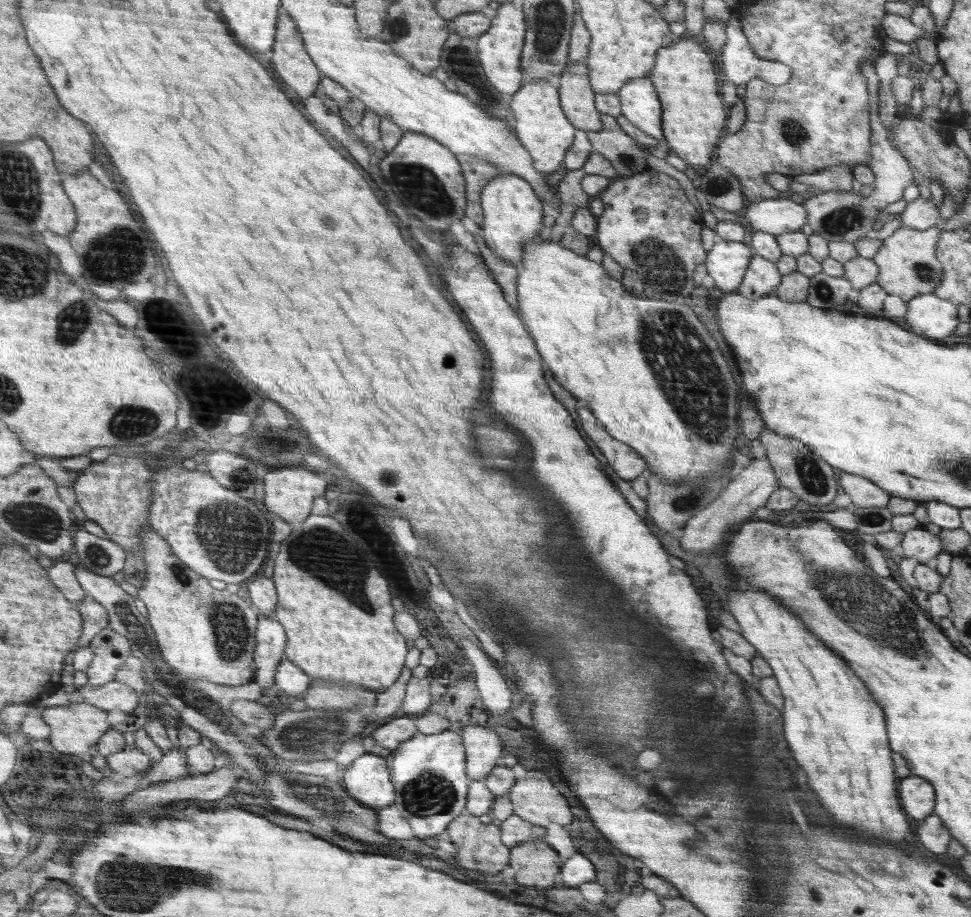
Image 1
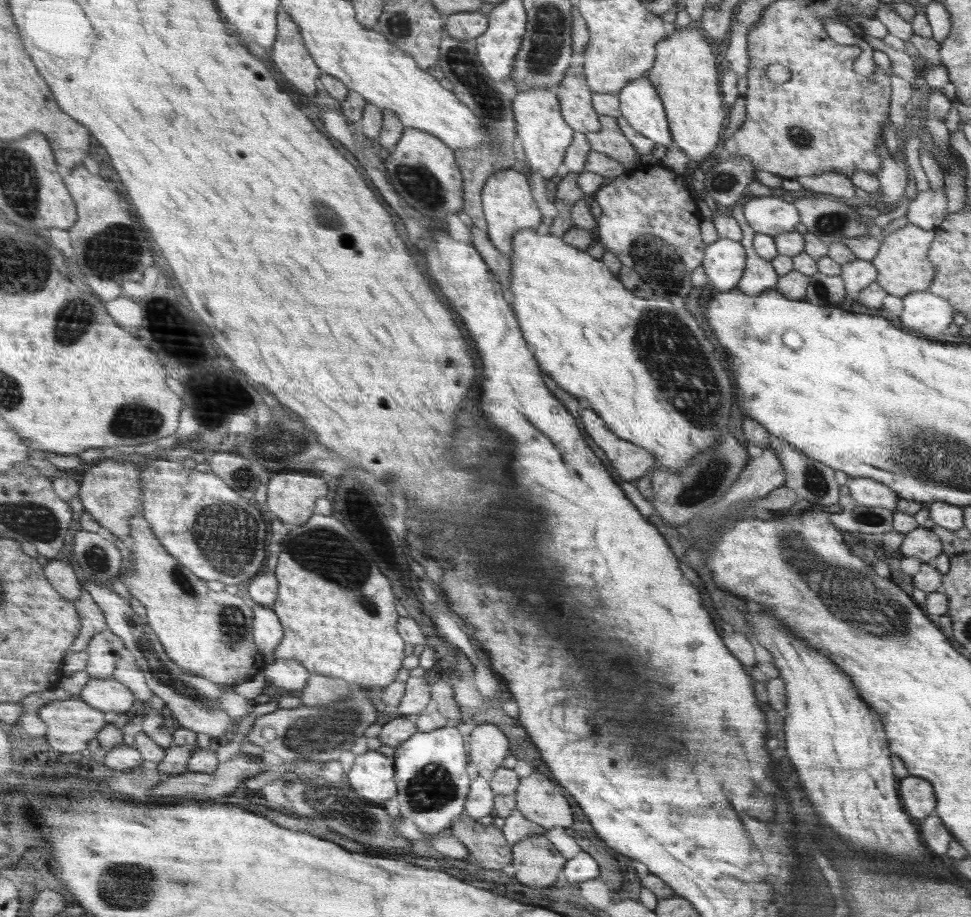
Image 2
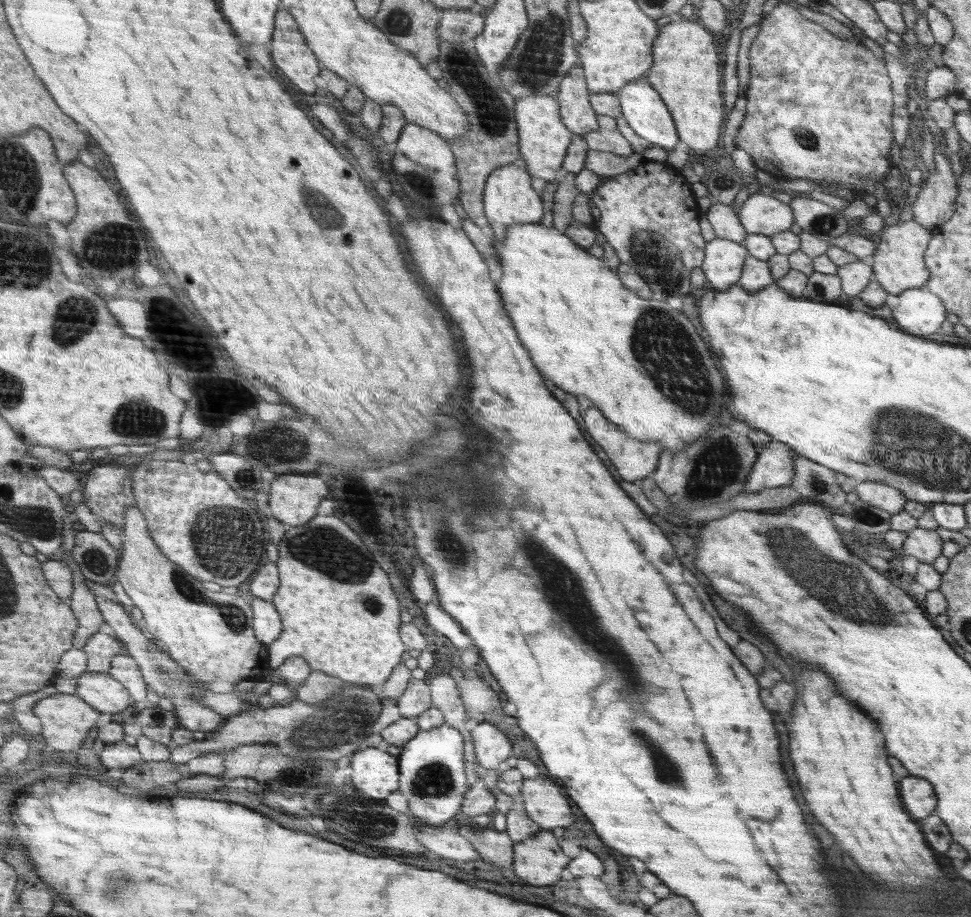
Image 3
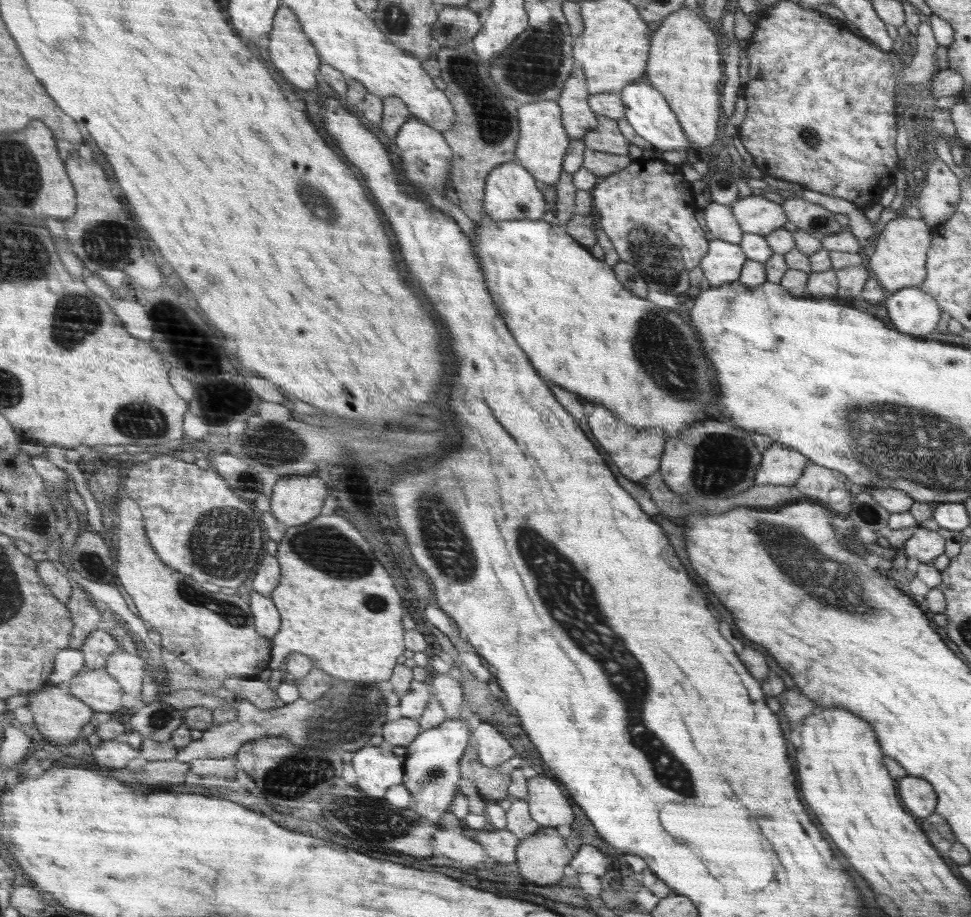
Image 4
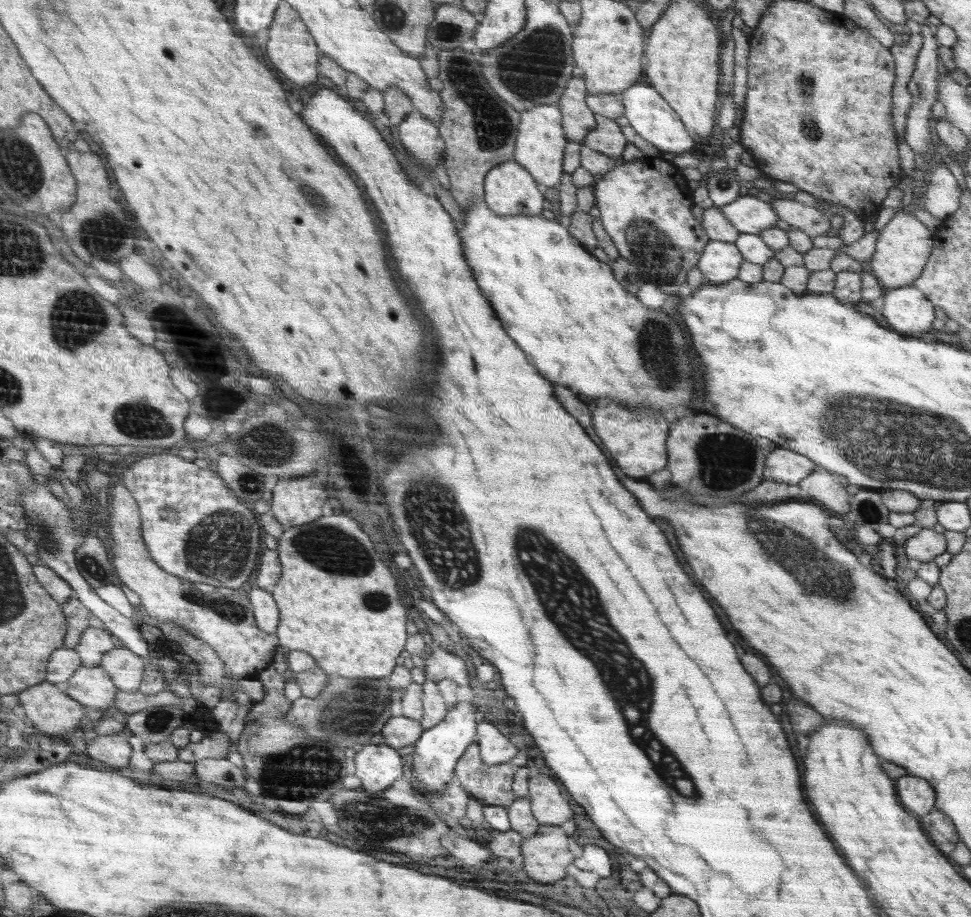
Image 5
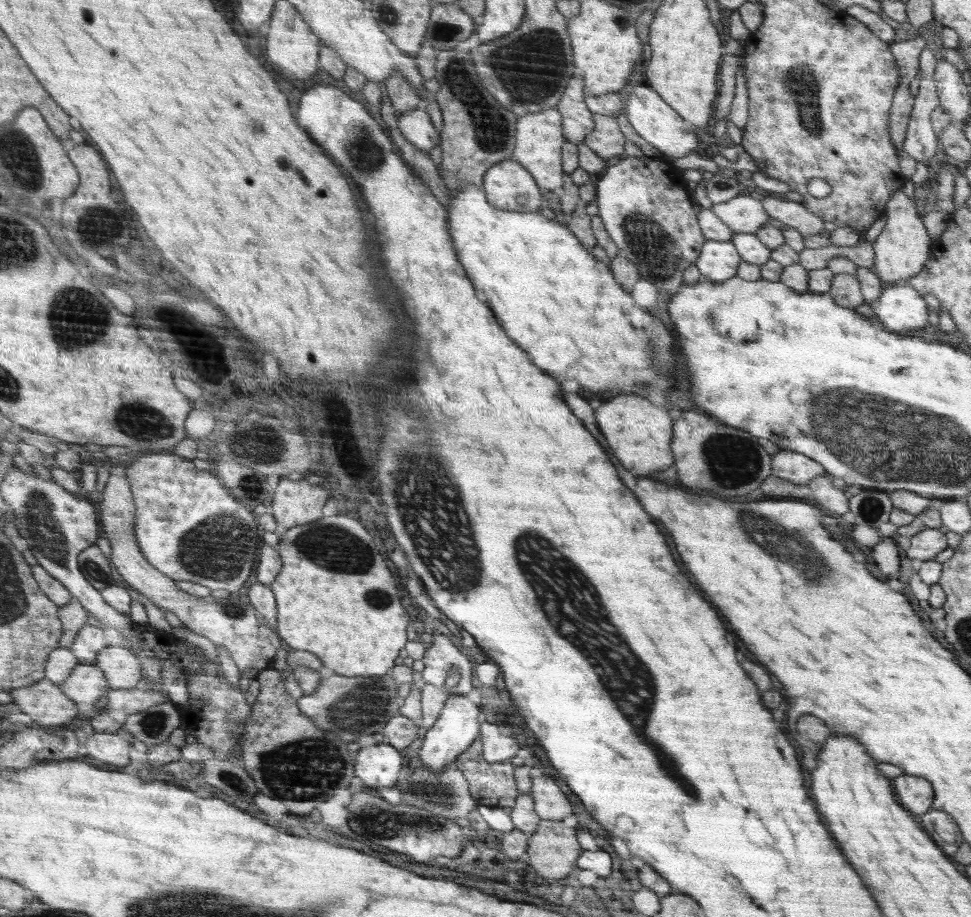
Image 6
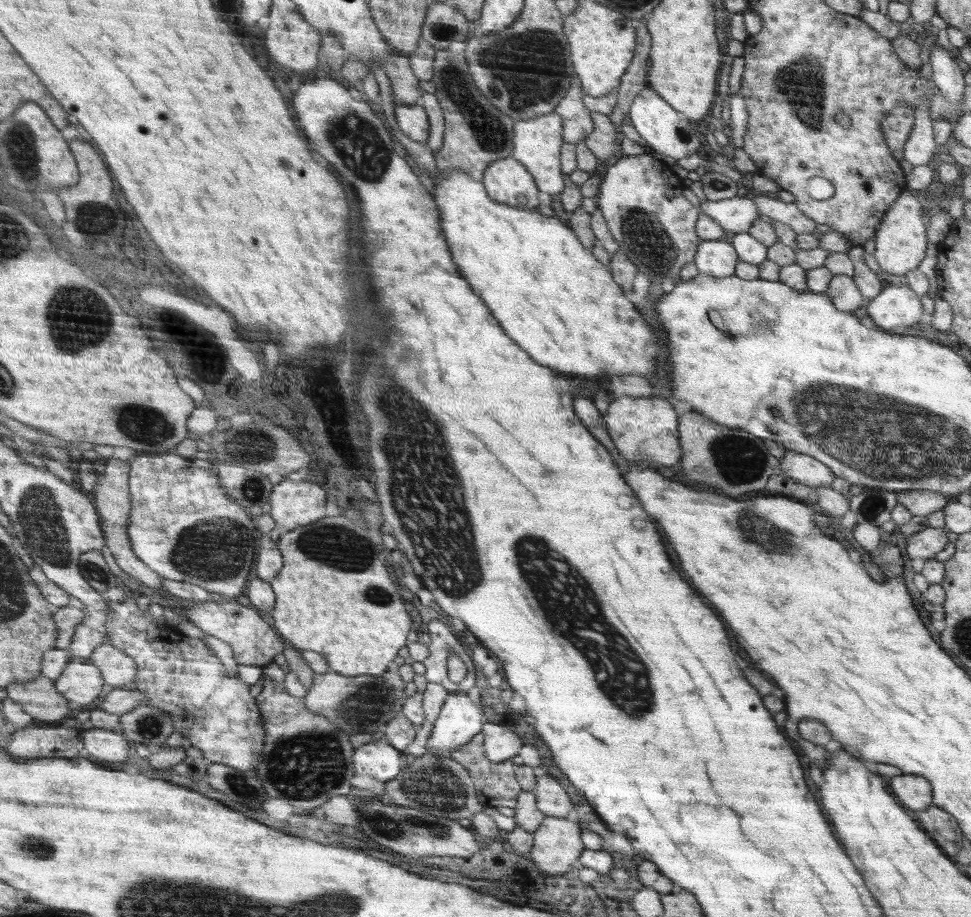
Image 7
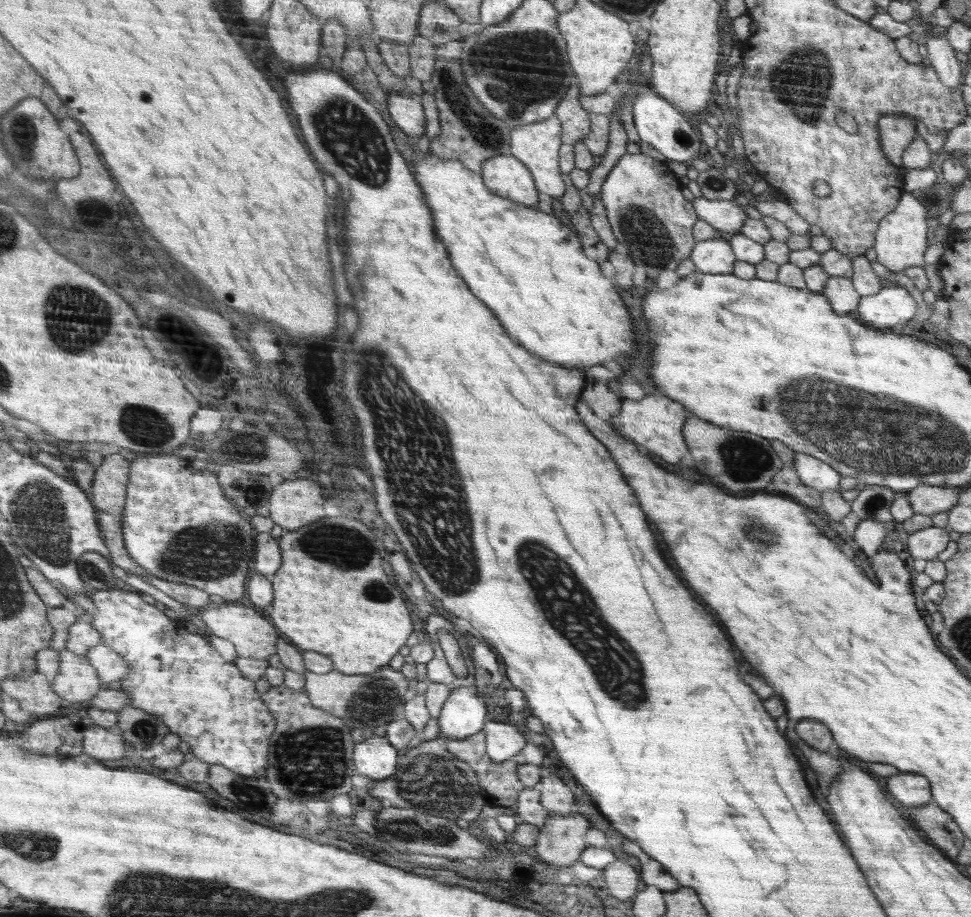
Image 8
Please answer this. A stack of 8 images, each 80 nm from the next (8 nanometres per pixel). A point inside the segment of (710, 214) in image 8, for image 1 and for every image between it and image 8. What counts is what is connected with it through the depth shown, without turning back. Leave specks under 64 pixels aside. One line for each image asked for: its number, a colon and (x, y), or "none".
1: (777, 216)
2: (768, 214)
3: (760, 214)
4: (754, 214)
5: (748, 214)
6: (743, 214)
7: (737, 214)

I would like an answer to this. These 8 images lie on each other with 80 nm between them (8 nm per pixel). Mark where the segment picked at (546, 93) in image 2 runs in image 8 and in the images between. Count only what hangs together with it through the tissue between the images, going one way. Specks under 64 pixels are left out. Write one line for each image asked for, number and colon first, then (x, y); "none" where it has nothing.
3: (544, 139)
4: (544, 142)
5: (541, 141)
6: (540, 143)
7: (537, 142)
8: (537, 145)

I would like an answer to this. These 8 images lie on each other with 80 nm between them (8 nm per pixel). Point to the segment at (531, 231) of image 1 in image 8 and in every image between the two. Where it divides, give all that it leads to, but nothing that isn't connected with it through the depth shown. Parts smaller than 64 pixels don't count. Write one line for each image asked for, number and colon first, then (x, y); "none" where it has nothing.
2: (508, 205)
3: (509, 199)
4: (510, 193)
5: (510, 189)
6: (508, 185)
7: (508, 181)
8: (507, 177)

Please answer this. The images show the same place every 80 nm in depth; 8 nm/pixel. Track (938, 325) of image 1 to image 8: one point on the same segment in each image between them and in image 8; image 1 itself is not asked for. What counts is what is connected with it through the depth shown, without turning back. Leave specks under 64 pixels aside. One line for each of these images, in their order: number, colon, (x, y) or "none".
2: (926, 313)
3: (920, 311)
4: (914, 311)
5: (905, 308)
6: (899, 307)
7: (894, 306)
8: (891, 305)

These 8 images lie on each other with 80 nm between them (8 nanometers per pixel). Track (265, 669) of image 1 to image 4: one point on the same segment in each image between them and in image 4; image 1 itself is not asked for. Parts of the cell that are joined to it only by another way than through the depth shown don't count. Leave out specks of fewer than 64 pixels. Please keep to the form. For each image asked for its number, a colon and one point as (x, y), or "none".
2: (268, 632)
3: (267, 624)
4: (265, 615)

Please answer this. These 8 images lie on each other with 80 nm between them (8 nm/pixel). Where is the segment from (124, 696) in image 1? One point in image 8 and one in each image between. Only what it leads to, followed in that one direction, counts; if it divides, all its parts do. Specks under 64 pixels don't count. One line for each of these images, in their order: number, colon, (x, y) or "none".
2: (109, 695)
3: (101, 690)
4: (102, 690)
5: (93, 686)
6: (88, 683)
7: (83, 683)
8: (80, 680)

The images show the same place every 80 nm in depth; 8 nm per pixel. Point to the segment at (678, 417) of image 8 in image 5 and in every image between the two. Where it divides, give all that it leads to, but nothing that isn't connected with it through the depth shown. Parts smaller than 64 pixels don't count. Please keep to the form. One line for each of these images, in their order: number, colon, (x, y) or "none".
5: (638, 440)
6: (641, 434)
7: (647, 429)

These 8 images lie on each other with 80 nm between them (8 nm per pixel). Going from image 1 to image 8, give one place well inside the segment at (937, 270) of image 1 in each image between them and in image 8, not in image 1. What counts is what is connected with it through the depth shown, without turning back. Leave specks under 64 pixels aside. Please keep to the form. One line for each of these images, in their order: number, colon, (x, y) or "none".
2: (903, 268)
3: (898, 262)
4: (896, 260)
5: (902, 247)
6: (903, 246)
7: (900, 244)
8: (901, 239)

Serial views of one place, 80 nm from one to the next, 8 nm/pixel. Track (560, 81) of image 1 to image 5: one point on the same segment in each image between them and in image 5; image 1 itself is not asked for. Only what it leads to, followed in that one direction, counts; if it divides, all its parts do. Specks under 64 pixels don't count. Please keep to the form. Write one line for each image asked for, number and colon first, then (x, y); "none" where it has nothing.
2: (576, 108)
3: (575, 110)
4: (578, 119)
5: (579, 119)

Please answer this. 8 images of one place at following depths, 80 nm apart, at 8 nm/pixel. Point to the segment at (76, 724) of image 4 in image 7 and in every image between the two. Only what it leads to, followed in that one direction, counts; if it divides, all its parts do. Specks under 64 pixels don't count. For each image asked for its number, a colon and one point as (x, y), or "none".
5: (54, 711)
6: (50, 705)
7: (41, 698)

